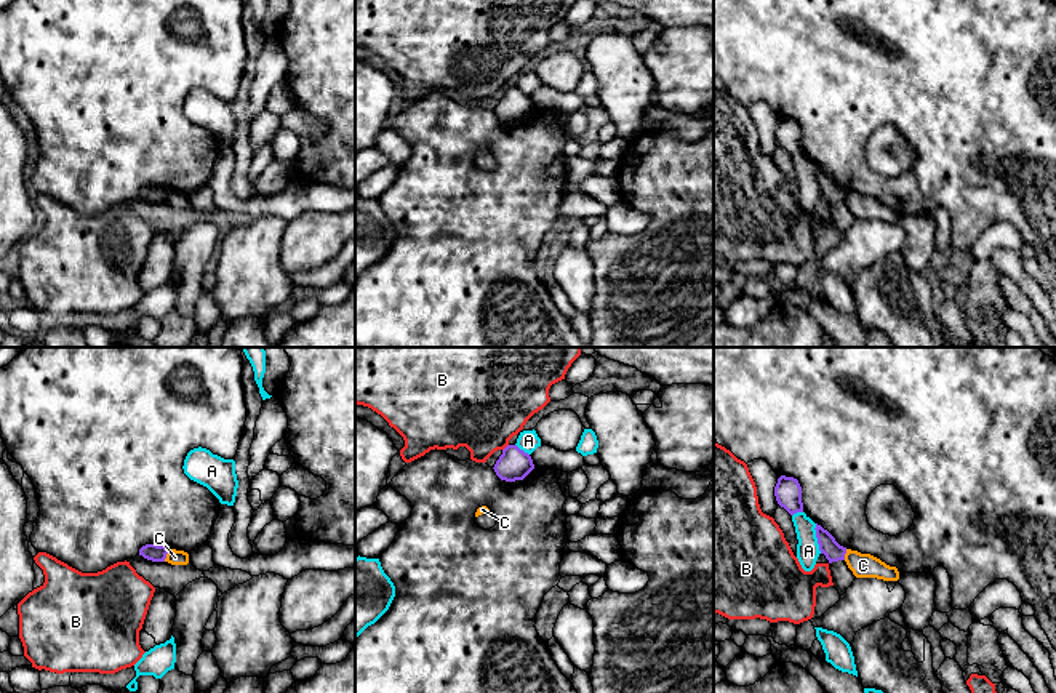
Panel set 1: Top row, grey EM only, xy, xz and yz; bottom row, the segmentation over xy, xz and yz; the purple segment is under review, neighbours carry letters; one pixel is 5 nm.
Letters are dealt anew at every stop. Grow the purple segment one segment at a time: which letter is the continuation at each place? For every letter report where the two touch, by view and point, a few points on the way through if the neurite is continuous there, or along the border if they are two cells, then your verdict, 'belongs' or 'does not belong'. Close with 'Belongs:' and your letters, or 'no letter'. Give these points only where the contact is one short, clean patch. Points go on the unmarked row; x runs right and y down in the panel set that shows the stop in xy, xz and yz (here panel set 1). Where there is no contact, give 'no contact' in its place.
A: meets purple in yz at (816, 178); does not belong
B: meets purple in xz at (506, 88); does not belong
C: meets purple in xy at (165, 197); border along xy (170, 191), (164, 202); does not belong
Belongs: no letter

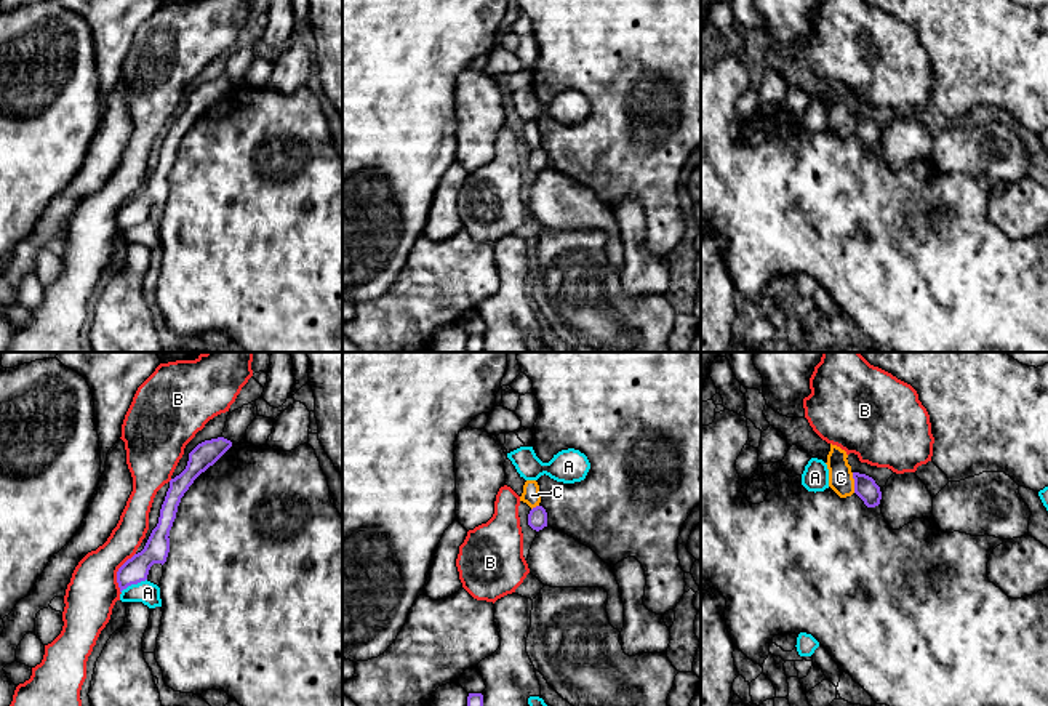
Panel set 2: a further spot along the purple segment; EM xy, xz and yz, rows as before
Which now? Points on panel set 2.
A: meets purple in xy at (133, 224); does not belong
B: meets purple in xy at (117, 215); does not belong
C: meets purple in yz at (855, 124); does not belong
Belongs: no letter

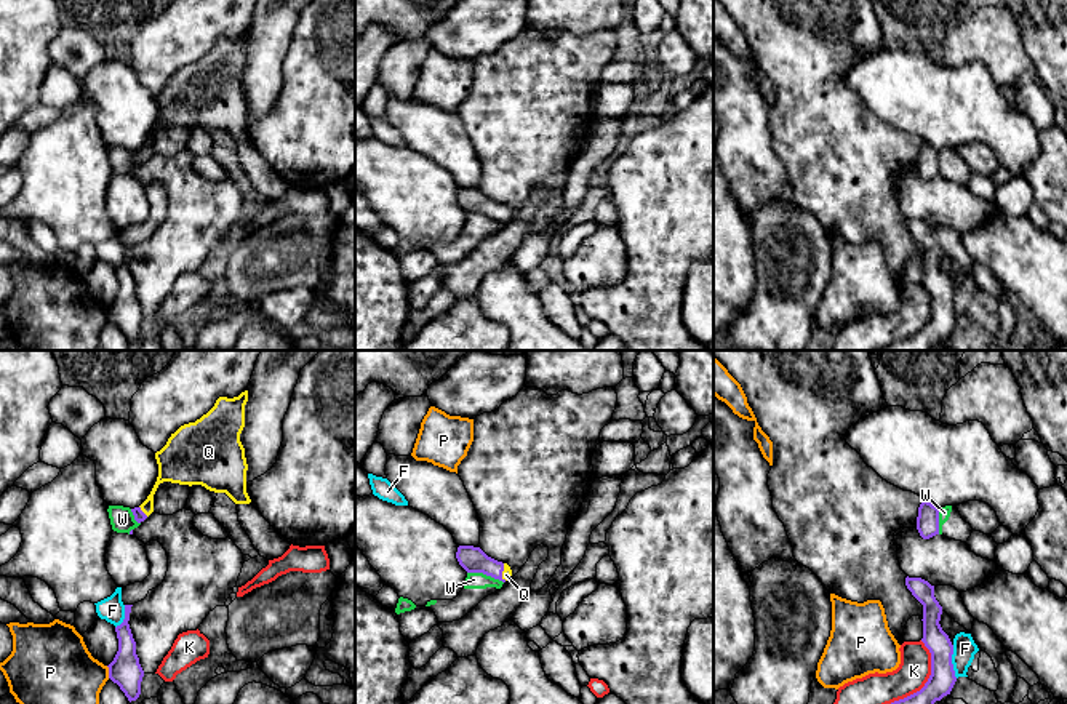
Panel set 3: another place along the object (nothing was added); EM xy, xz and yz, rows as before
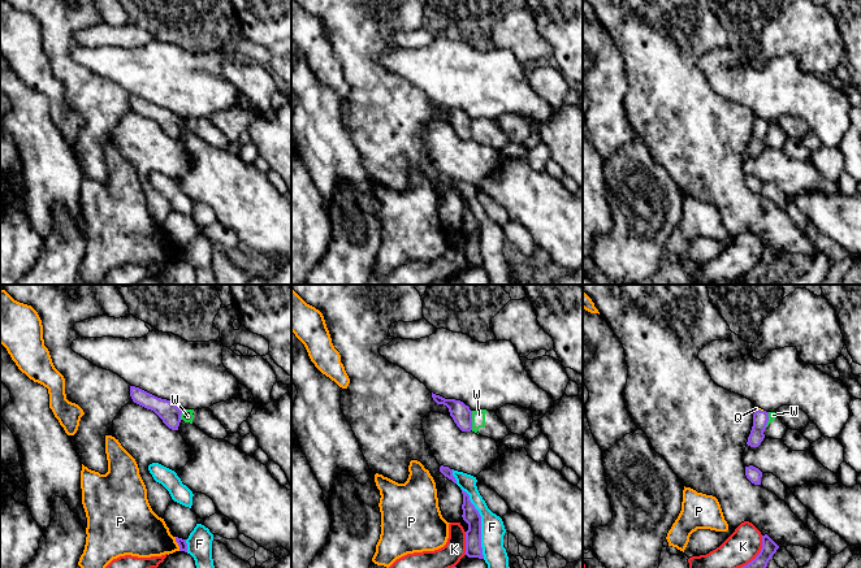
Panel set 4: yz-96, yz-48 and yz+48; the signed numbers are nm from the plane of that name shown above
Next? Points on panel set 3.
F: meets purple in yz at (951, 303); does not belong
K: meets purple in yz at (923, 328); does not belong
P: meets purple in xy at (109, 314); does not belong
Q: meets purple in xy at (141, 152); runs through xy (139, 157), (141, 152), (168, 111); belongs
W: meets purple in xz at (485, 215); border along xz (467, 213), (482, 213), (503, 224); does not belong
Belongs: Q

